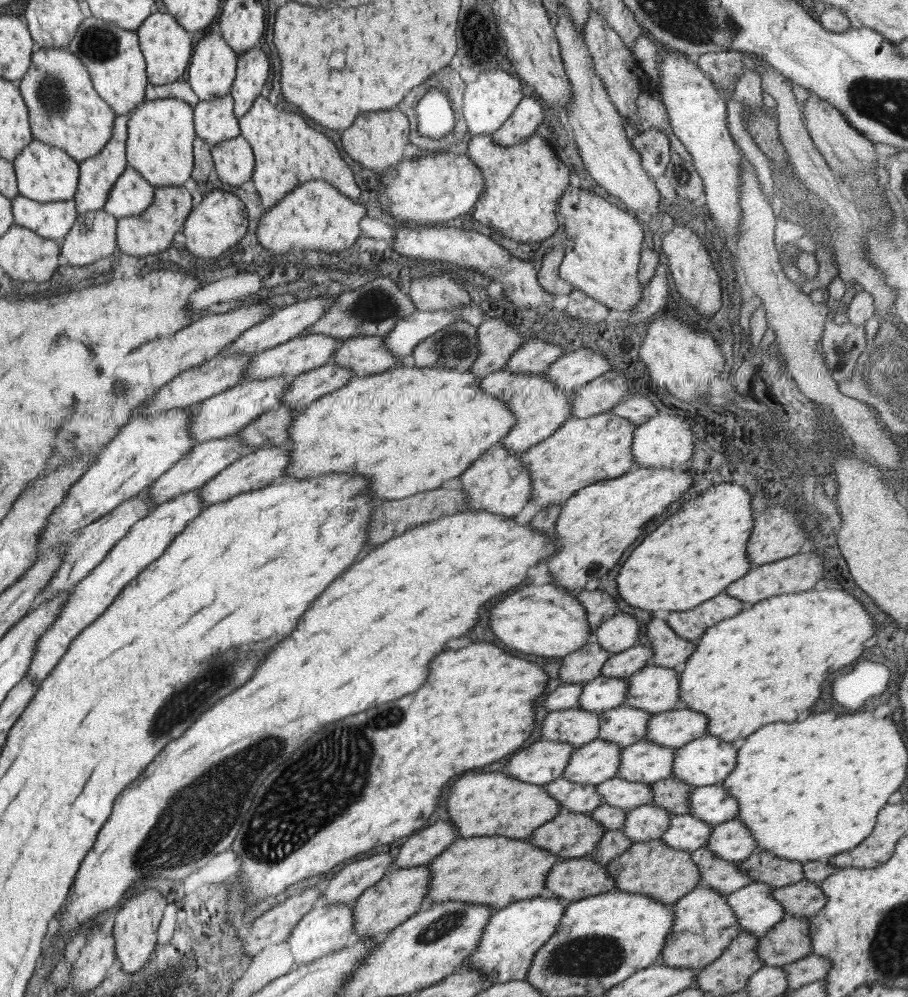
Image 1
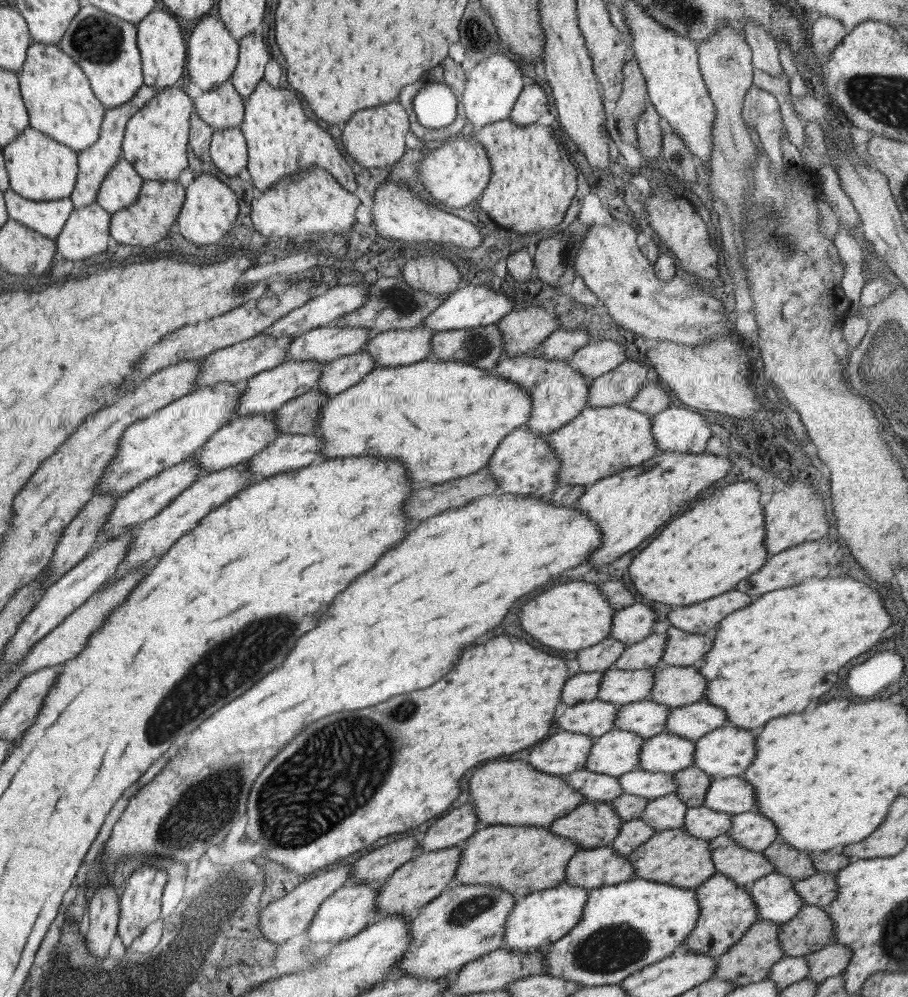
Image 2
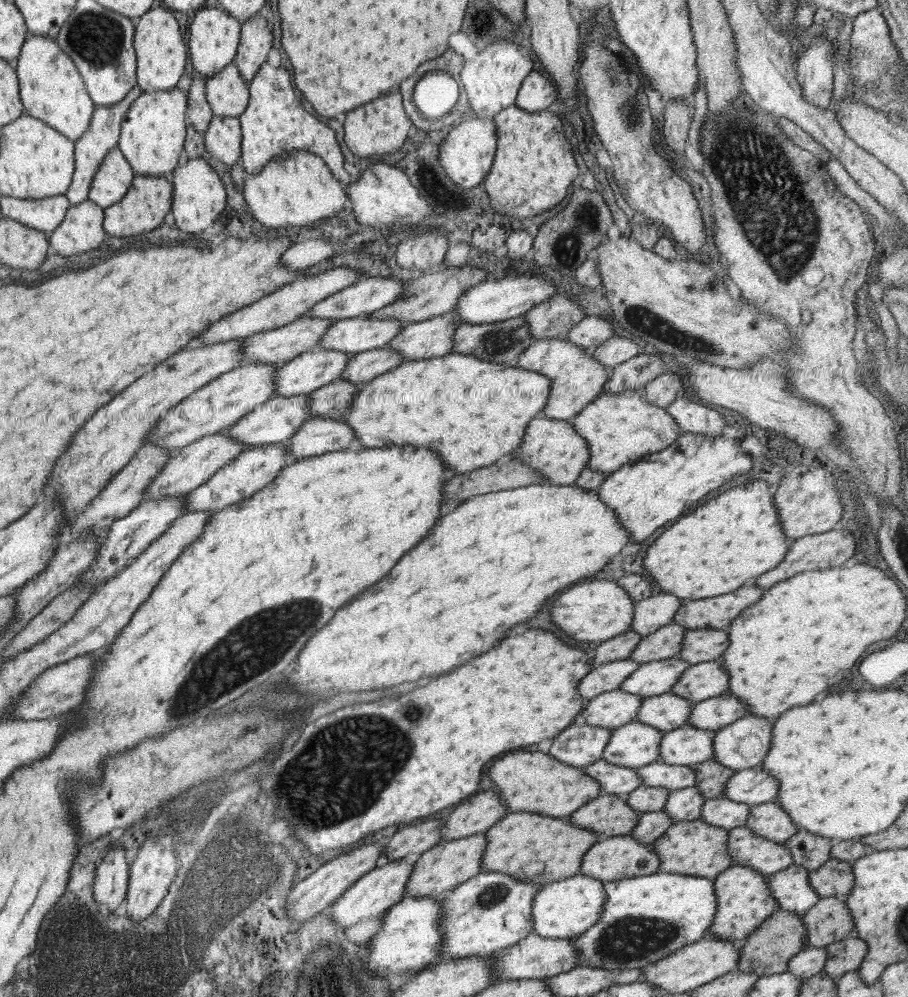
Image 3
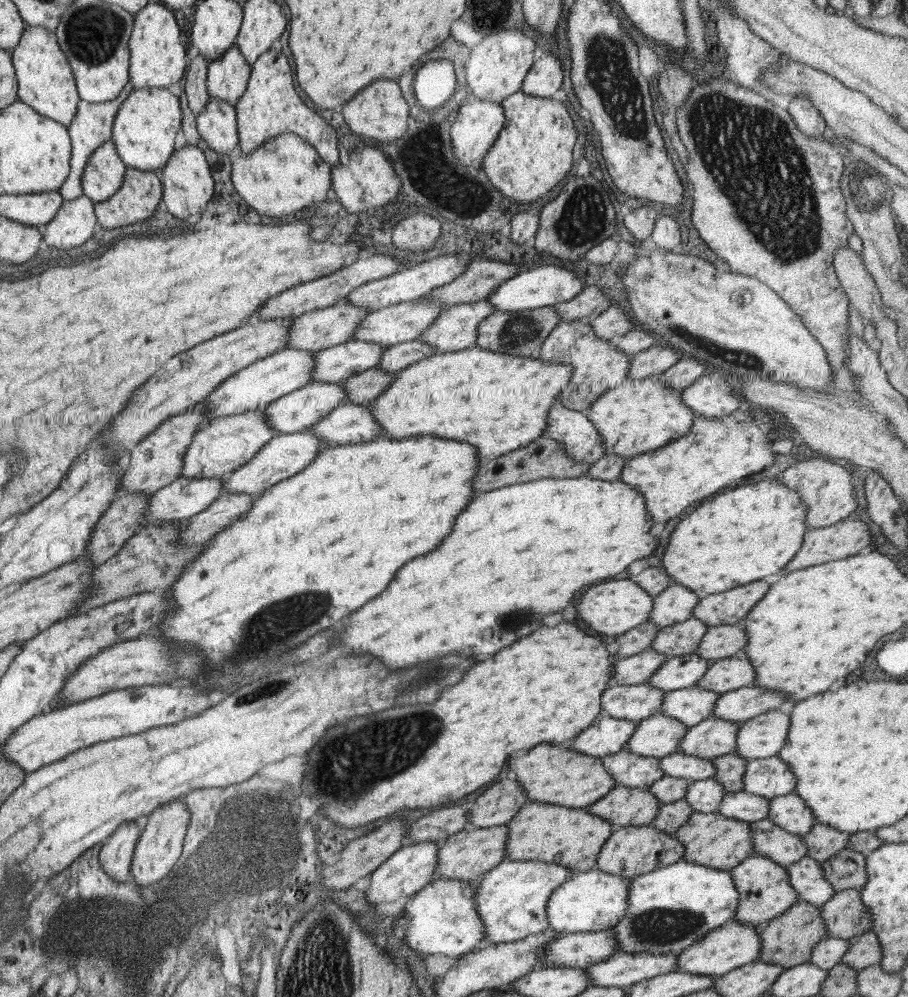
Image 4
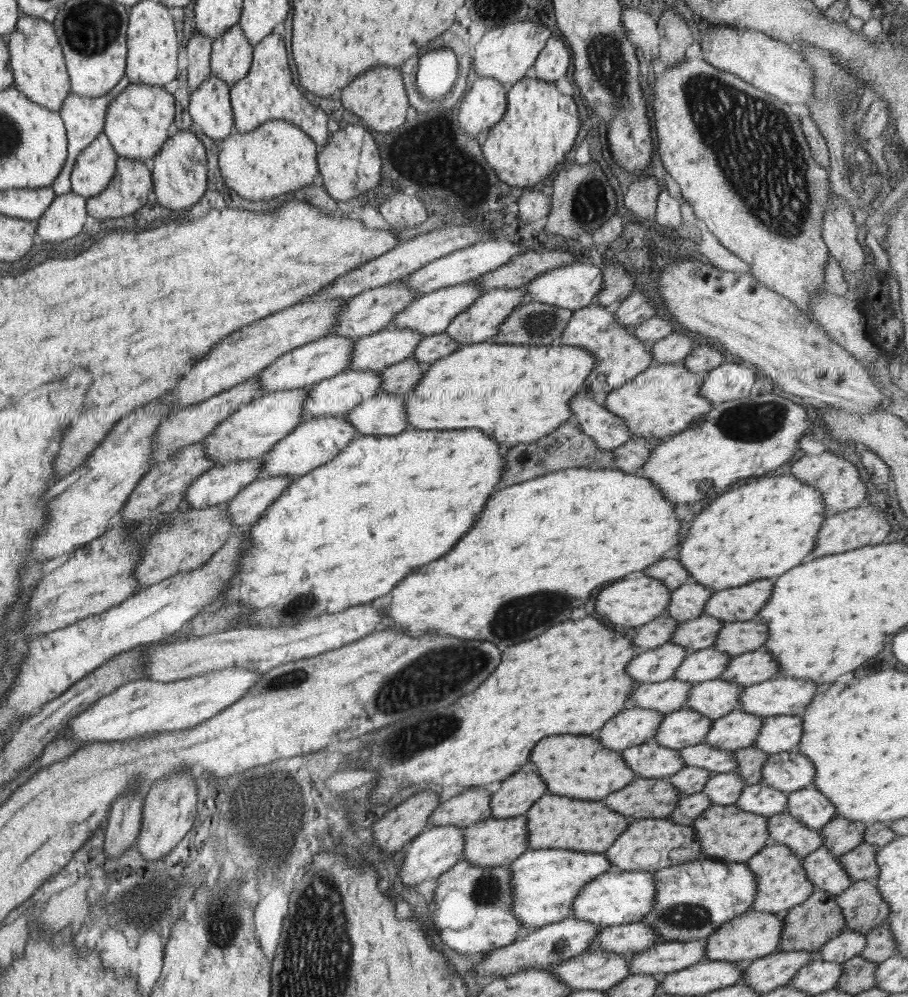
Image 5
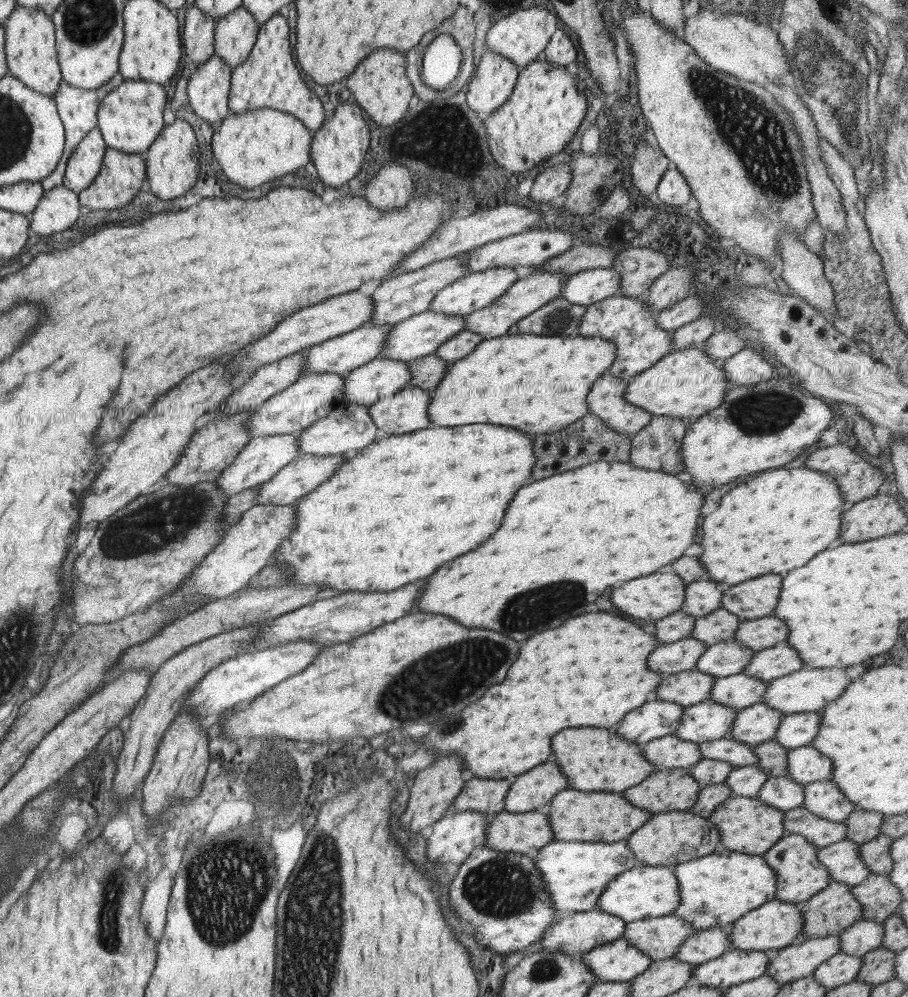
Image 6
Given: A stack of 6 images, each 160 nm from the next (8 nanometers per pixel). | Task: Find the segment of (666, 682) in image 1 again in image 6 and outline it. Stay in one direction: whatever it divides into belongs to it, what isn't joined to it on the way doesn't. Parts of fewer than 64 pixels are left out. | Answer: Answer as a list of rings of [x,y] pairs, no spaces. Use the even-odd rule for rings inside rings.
[[[782,643],[754,651],[753,656],[742,668],[742,673],[751,678],[768,682],[795,672],[801,667],[803,664],[801,659],[796,656],[796,652],[787,644]]]

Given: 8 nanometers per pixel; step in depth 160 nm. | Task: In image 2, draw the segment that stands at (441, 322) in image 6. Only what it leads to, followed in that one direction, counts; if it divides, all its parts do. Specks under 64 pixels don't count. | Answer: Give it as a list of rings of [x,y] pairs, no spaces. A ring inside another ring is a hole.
[[[289,360],[279,363],[269,370],[258,372],[249,379],[244,379],[240,384],[242,391],[236,400],[234,412],[238,416],[273,412],[284,402],[307,392],[309,389],[315,389],[322,366],[323,362],[316,360]]]

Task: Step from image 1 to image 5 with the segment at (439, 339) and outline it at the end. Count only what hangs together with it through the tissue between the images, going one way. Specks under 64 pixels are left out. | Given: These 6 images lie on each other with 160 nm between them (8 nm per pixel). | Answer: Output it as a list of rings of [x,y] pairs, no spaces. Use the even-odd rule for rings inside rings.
[[[528,300],[517,305],[498,326],[491,343],[497,344],[558,344],[558,336],[572,311],[550,304]]]

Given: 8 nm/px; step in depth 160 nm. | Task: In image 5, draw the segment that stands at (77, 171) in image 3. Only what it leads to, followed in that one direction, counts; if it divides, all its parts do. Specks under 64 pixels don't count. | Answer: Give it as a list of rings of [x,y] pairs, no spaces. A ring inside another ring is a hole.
[[[123,76],[123,79],[120,80],[118,84],[107,94],[100,96],[99,98],[89,99],[83,96],[77,96],[72,92],[68,92],[66,100],[63,101],[62,108],[58,112],[58,115],[62,119],[62,123],[65,125],[66,136],[68,140],[68,148],[66,155],[66,162],[62,167],[62,170],[59,171],[58,176],[53,183],[50,184],[50,187],[54,190],[55,196],[61,196],[72,192],[70,175],[72,174],[74,163],[79,155],[82,154],[82,151],[104,130],[104,119],[106,118],[106,111],[108,110],[108,105],[111,104],[111,101],[115,99],[124,88],[130,84],[130,81]]]

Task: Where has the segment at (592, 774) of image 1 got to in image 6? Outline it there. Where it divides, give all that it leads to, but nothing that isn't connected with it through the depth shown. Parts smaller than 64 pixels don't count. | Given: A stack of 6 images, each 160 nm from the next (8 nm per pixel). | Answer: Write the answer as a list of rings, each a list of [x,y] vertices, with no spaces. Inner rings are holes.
[[[705,700],[685,707],[674,735],[679,740],[702,743],[727,736],[735,709]]]

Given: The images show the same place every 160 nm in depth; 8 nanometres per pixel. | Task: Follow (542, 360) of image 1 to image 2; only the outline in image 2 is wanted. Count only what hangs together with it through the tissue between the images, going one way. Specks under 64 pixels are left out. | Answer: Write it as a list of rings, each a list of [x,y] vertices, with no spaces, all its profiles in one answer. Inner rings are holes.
[[[559,328],[540,342],[536,350],[541,358],[547,360],[567,360],[578,348],[587,344],[589,337],[584,328],[576,328],[574,331]]]

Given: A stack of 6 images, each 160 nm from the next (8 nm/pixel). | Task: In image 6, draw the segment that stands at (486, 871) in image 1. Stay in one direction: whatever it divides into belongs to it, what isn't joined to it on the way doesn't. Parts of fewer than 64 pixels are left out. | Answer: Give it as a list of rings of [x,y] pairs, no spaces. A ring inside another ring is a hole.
[[[563,789],[551,797],[544,809],[552,830],[552,838],[563,842],[617,842],[625,840],[651,814],[629,804],[619,792],[581,792]]]

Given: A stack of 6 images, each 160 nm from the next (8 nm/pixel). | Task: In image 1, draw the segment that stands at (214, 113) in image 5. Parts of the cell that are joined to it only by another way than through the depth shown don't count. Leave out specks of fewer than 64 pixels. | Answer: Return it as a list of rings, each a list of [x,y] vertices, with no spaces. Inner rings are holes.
[[[239,134],[210,147],[212,165],[222,183],[238,186],[250,180],[254,156],[249,144]]]

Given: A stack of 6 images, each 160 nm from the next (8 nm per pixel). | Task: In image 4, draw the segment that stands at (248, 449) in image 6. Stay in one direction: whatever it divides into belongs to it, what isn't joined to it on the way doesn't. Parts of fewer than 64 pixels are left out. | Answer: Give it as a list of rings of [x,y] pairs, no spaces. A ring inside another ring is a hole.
[[[177,477],[152,493],[151,498],[147,500],[144,524],[141,528],[157,525],[158,522],[178,524],[182,519],[201,512],[223,492],[222,482],[221,477]]]

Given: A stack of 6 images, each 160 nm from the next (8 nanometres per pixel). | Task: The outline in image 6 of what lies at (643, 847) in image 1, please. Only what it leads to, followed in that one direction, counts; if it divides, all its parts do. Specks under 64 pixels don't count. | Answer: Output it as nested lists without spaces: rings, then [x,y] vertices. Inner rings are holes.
[[[729,796],[708,816],[708,822],[718,830],[719,848],[743,854],[762,855],[772,844],[785,836],[782,825],[783,810],[759,802],[756,797]]]

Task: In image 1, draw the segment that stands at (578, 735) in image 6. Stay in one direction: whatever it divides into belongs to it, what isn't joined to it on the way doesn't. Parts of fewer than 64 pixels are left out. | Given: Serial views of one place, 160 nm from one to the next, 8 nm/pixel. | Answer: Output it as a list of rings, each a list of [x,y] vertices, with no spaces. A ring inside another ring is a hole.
[[[480,770],[457,778],[445,796],[448,822],[460,838],[472,836],[504,836],[526,839],[539,825],[561,812],[560,806],[540,786],[521,782],[508,774]]]

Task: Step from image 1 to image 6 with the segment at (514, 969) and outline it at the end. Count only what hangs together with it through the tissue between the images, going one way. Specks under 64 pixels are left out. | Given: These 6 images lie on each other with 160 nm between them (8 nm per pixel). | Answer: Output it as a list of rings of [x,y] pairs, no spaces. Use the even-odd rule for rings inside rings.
[[[638,864],[620,872],[605,885],[602,894],[599,893],[597,897],[595,909],[619,917],[623,923],[629,923],[669,915],[679,901],[678,884],[672,868]]]

